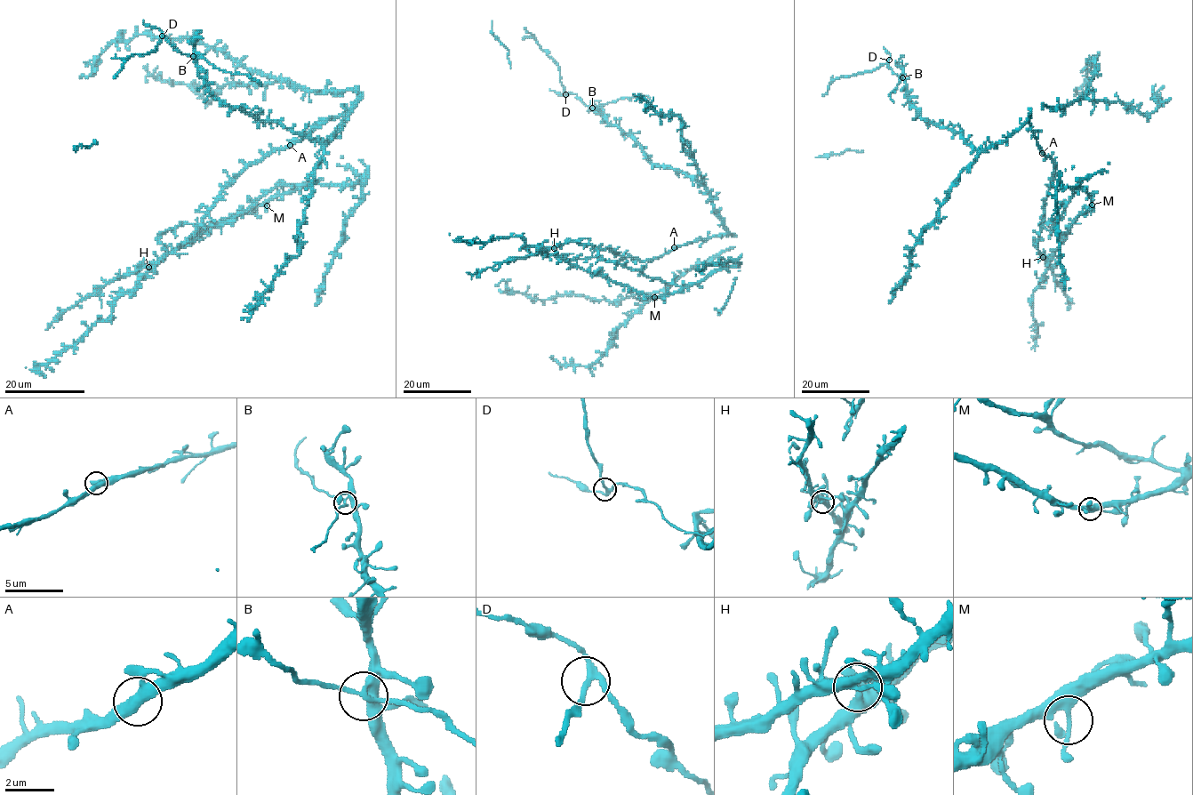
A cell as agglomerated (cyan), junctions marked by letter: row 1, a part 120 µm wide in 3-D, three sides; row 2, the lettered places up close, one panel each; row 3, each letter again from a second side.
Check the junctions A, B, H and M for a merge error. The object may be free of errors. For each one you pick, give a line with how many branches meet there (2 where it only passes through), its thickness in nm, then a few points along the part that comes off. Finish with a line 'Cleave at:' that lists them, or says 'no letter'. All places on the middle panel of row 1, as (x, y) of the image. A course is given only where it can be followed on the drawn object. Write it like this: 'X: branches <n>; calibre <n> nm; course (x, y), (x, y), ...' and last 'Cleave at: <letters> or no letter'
B: branches 3; calibre 190 nm
Cleave at: B

